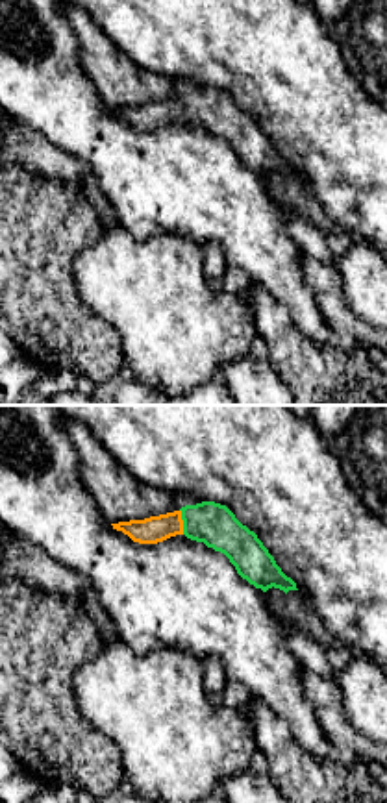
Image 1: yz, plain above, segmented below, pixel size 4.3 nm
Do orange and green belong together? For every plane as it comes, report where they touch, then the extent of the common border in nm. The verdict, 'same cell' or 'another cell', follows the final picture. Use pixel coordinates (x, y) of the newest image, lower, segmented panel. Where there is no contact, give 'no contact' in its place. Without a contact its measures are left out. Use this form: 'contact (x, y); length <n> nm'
contact (182, 522); length 110 nm

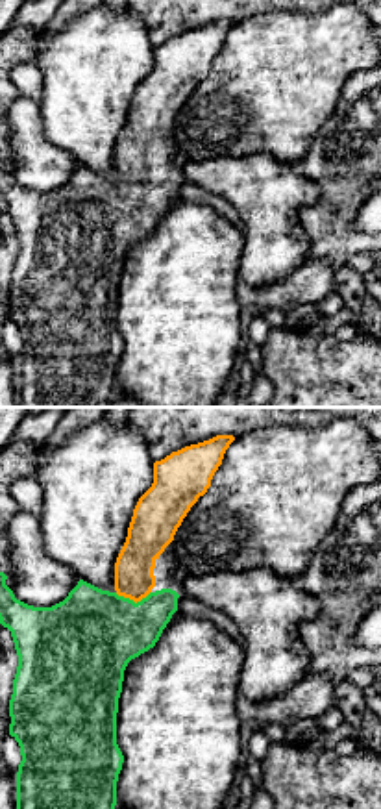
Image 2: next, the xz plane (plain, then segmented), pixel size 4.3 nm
contact (132, 598); length 160 nm

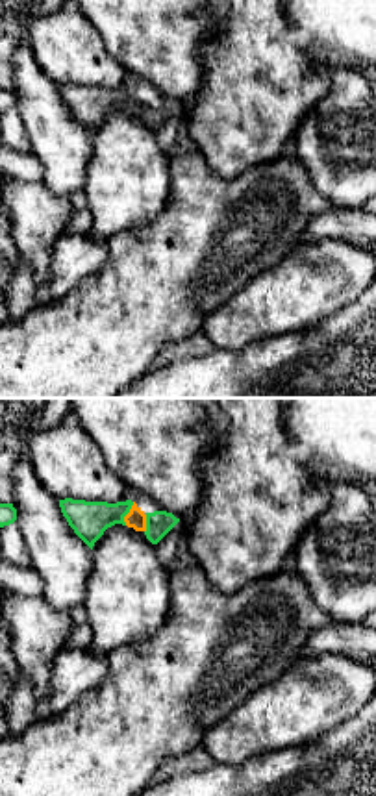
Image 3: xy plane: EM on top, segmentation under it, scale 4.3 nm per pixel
contact (128, 513); length 110 nm

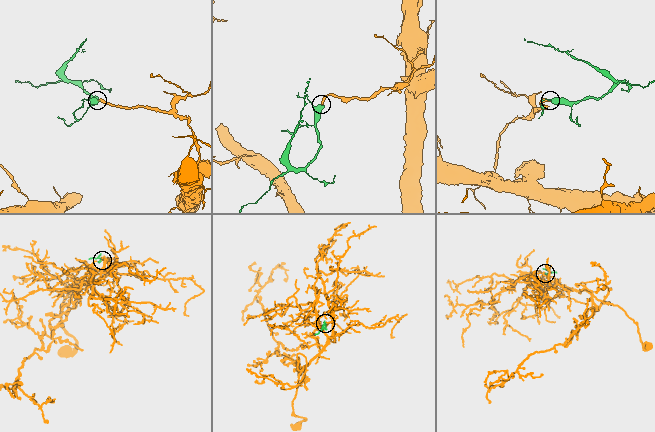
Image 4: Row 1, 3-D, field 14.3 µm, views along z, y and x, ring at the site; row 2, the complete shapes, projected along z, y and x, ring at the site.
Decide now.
same cell

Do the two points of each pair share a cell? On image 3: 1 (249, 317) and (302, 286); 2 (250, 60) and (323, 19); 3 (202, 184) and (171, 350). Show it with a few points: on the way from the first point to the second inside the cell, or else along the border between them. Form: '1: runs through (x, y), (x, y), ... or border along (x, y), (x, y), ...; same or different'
1: runs through (262, 308), (289, 297); same
2: border along (288, 19), (308, 45); different
3: border along (200, 328), (169, 341), (150, 367); different

